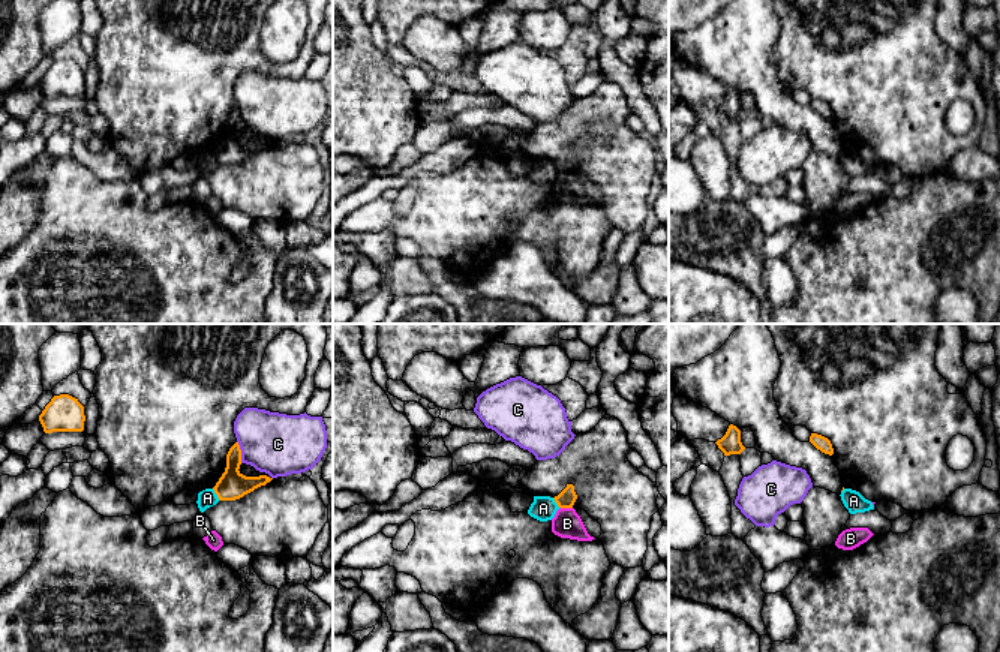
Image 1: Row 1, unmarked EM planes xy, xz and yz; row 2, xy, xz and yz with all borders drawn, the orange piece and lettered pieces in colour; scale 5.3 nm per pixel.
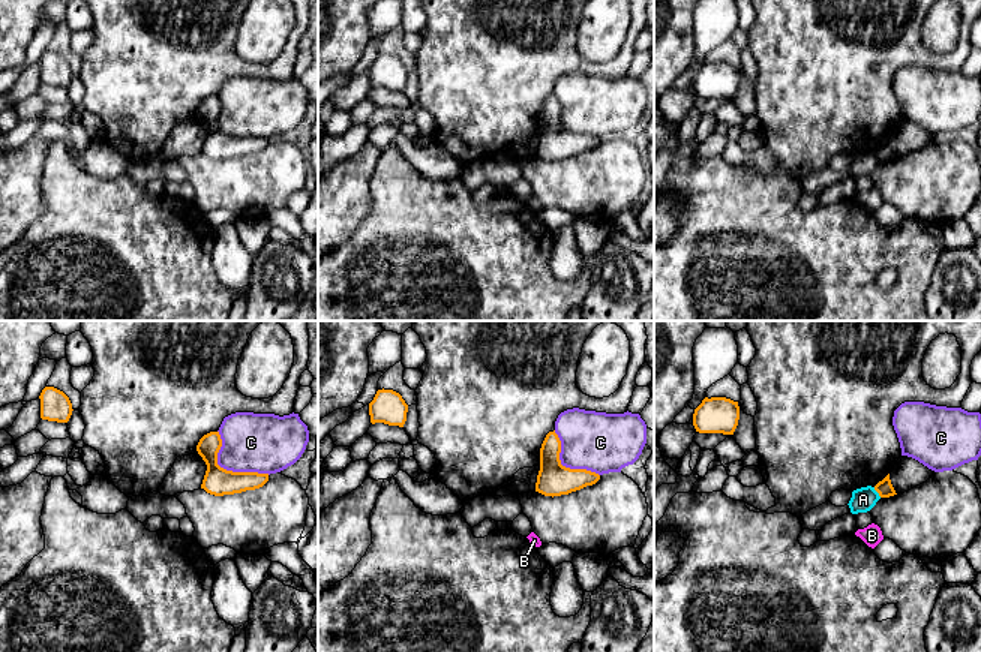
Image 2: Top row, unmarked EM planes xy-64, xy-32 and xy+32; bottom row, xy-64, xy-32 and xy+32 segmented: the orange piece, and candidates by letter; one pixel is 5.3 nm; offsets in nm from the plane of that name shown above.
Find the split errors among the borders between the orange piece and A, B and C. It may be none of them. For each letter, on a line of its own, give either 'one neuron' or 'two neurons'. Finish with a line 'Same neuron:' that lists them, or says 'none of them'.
A: two neurons
B: two neurons
C: two neurons
Same neuron: none of them

